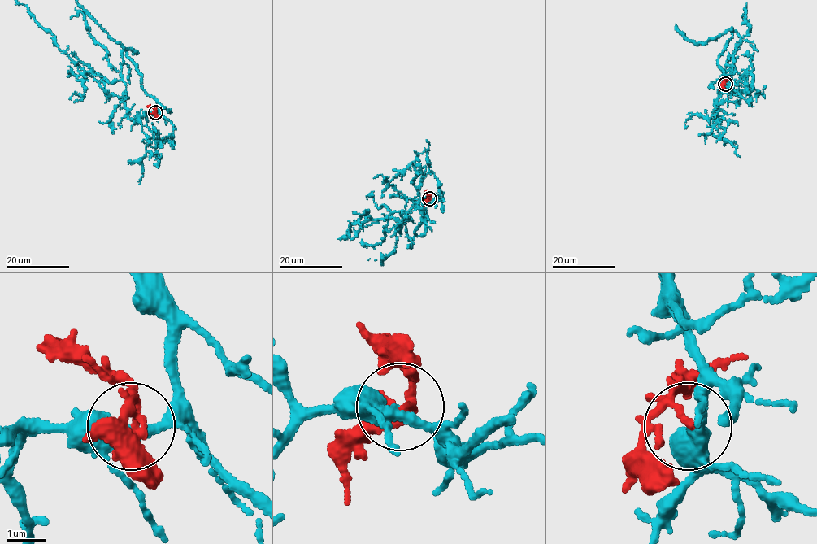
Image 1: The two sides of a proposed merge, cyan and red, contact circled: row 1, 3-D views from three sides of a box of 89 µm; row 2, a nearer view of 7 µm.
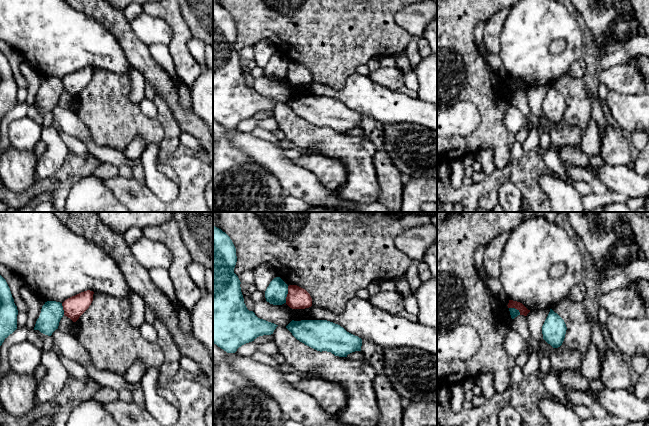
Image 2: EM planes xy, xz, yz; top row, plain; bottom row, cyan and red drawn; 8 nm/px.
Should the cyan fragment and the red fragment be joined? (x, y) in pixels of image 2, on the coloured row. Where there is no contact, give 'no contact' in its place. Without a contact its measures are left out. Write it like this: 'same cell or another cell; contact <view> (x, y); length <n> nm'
another cell; contact xz (286, 294); length 140 nm

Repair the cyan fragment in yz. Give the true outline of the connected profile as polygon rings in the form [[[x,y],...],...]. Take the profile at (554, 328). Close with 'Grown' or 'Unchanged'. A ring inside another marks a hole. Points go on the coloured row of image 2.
[[[550,309],[542,326],[543,339],[553,348],[558,348],[564,341],[566,330],[567,327],[564,320]]]. Unchanged

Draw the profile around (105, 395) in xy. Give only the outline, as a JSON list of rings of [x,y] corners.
[[[102,387],[93,395],[92,399],[103,404],[114,402],[119,399],[119,391],[109,387]]]

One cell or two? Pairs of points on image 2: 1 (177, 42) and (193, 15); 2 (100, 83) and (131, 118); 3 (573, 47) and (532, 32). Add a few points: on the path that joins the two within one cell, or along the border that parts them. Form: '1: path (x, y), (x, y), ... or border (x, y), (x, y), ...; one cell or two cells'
1: border (180, 10), (192, 36); two cells
2: path (107, 92), (122, 109); one cell
3: path (566, 36), (562, 32), (543, 32); one cell

